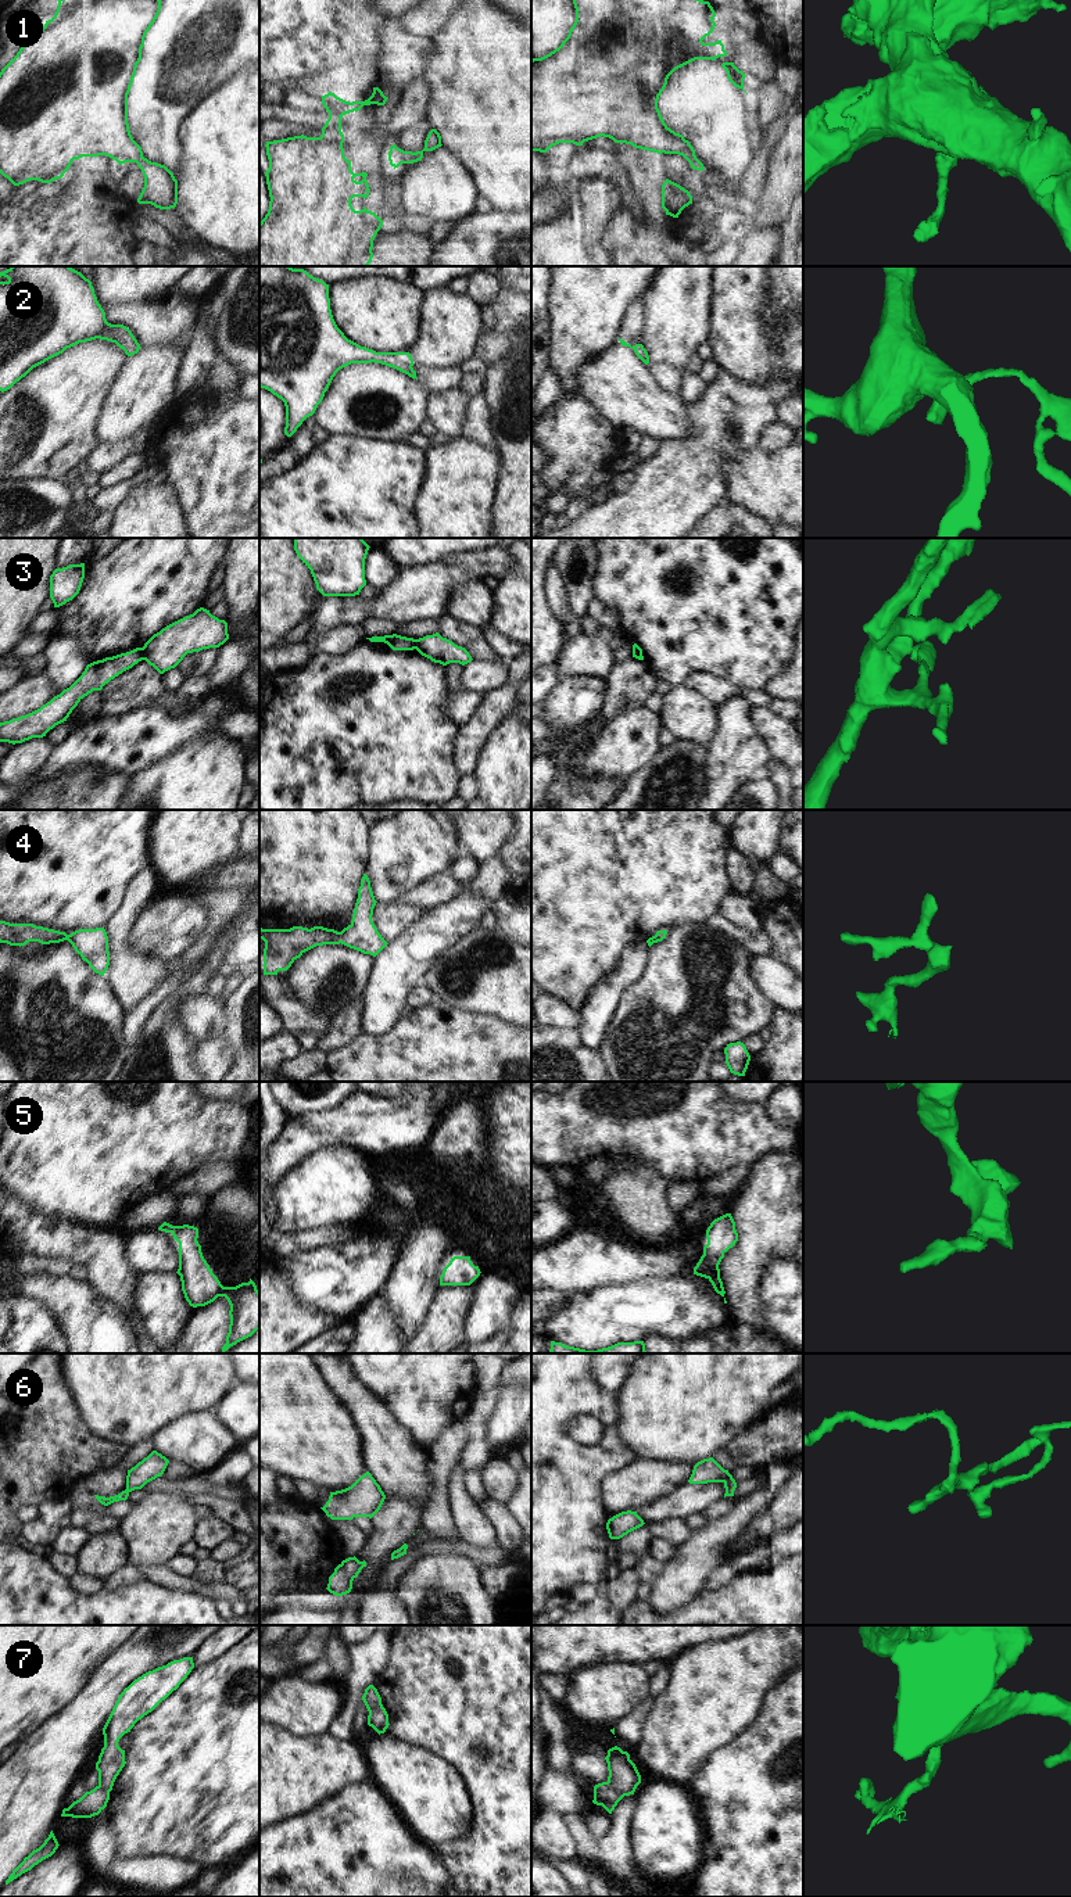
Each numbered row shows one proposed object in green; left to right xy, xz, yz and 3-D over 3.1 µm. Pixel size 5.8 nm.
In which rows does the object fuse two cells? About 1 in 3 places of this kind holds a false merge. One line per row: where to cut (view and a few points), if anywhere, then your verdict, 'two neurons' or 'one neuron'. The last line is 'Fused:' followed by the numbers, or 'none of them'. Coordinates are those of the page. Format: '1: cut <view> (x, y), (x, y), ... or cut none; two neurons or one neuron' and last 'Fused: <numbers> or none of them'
1: cut none; one neuron
2: cut none; one neuron
3: cut xy (140, 648), (144, 659); two neurons
4: cut none; one neuron
5: cut none; one neuron
6: cut none; one neuron
7: cut yz (606, 1782), (623, 1796); two neurons
Fused: 3, 7

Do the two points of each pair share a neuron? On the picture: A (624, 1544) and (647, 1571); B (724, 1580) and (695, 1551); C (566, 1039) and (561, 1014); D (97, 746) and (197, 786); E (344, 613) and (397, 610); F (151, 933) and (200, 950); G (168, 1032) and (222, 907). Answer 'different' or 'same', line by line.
A: same
B: different
C: different
D: different
E: different
F: different
G: same

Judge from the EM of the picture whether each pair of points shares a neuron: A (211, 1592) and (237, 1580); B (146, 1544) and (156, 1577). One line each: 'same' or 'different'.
A: different
B: different

